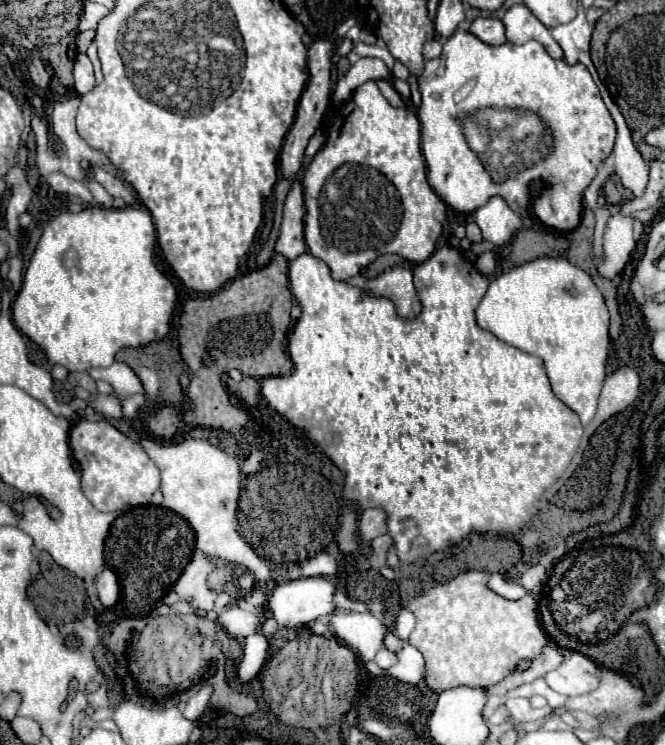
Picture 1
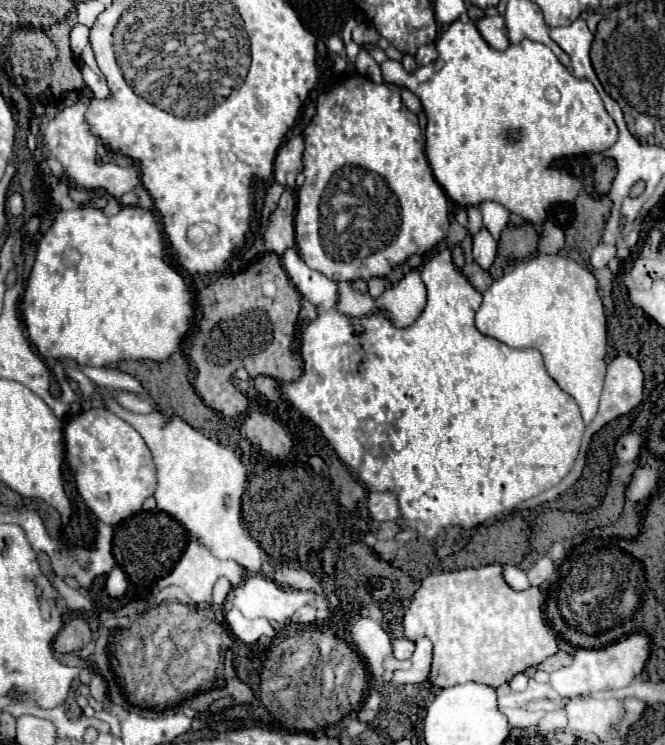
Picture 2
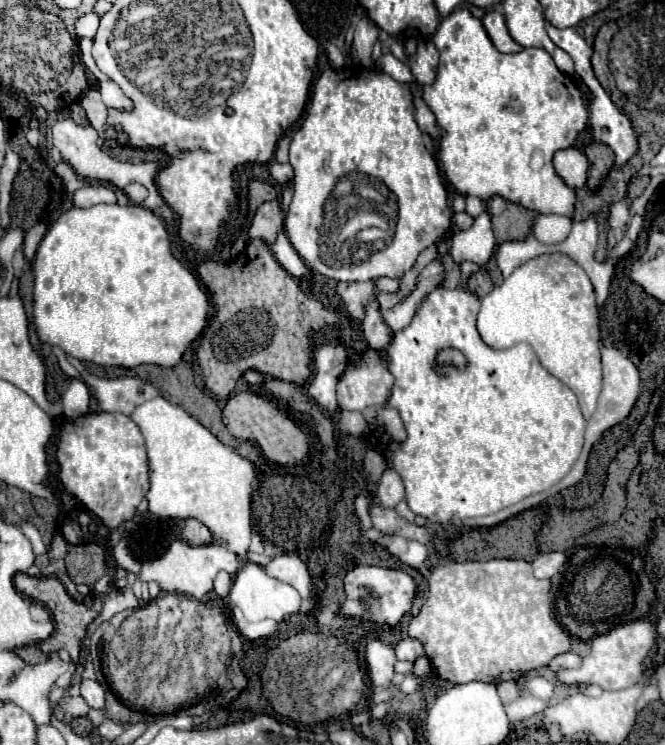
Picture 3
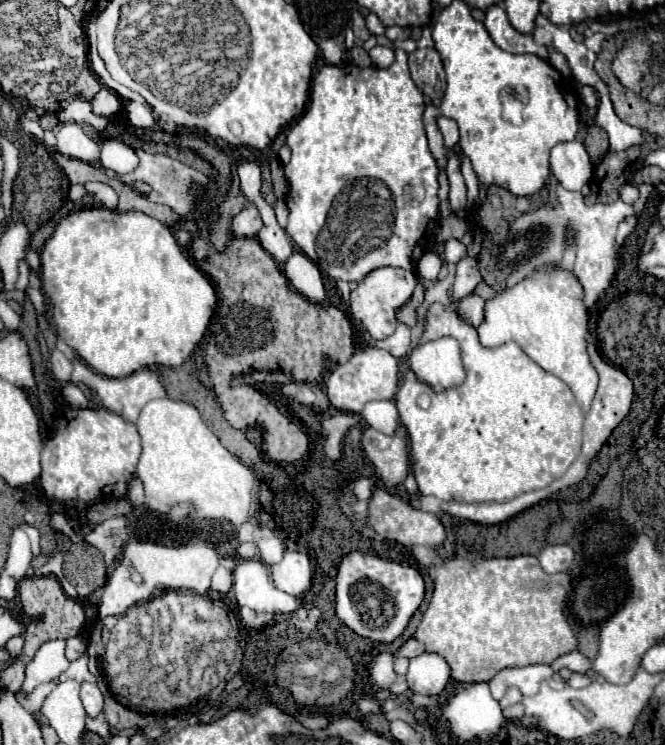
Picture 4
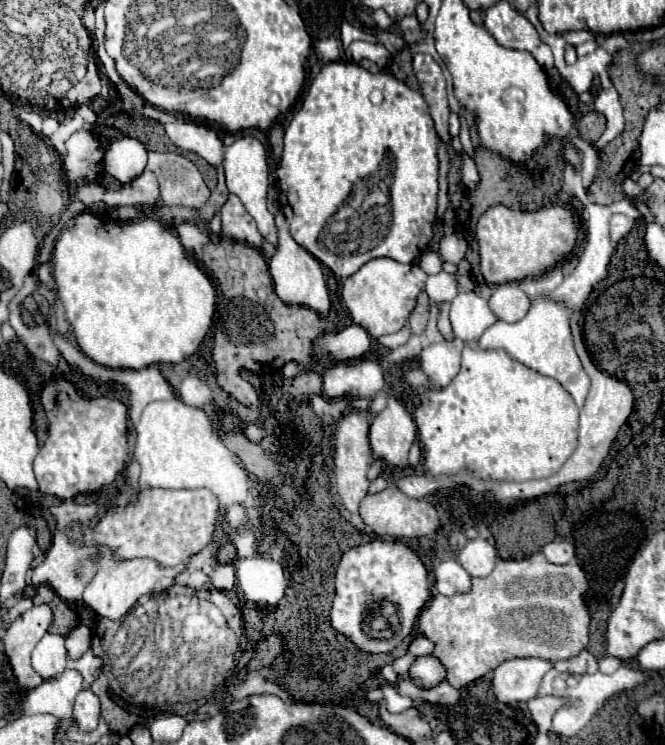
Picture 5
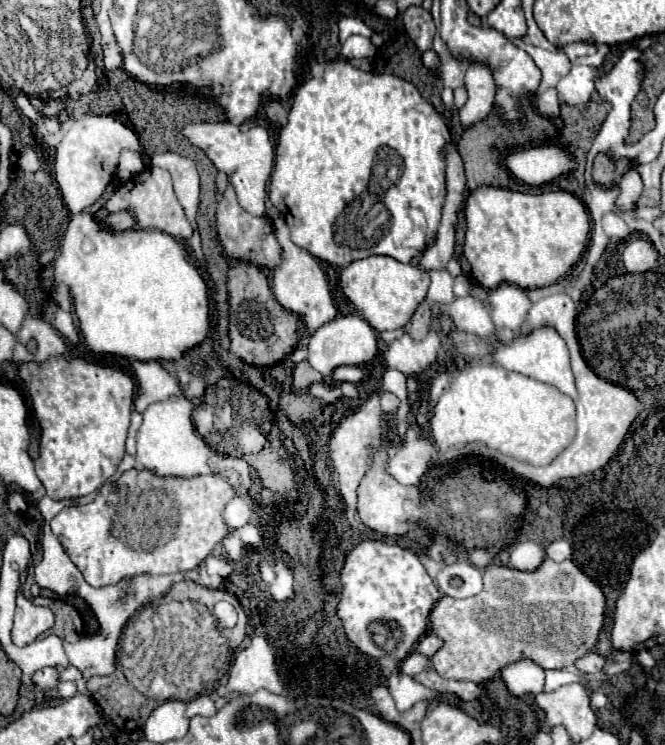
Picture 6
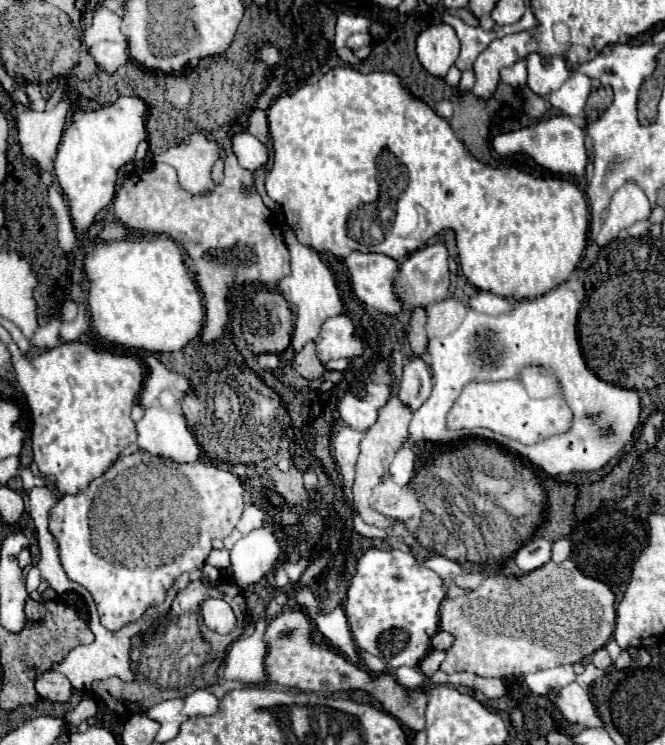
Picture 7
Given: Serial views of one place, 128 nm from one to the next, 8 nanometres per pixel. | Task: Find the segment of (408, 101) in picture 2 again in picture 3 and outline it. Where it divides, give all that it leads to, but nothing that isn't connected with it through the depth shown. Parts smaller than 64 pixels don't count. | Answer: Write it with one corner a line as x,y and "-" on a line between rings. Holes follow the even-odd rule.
414,94
414,118
416,118
416,124
424,130
424,132
428,132
434,140
438,140
438,136
440,136
440,128
438,128
438,124
436,124
436,118
434,118
434,114
430,112
430,108
426,106
426,102
418,96
418,94

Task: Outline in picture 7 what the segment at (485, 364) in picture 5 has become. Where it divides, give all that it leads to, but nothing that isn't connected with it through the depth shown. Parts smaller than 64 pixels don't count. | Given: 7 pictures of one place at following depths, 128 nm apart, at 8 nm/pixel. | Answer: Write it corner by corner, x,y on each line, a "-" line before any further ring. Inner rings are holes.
472,380
464,386
462,394
450,408
446,416
446,428
448,430
488,428
510,440
518,440
522,444
532,446
554,434
568,432
572,428
572,410
568,408
562,396
550,396
542,400
530,398
520,380
500,380
500,382

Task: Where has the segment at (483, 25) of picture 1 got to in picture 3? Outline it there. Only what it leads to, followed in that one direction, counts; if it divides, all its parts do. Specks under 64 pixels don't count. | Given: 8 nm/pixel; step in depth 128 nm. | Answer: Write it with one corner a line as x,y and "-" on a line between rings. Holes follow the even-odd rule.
488,12
484,18
482,18
482,24
492,40
492,44
500,50
500,52
518,52
522,50
520,44
516,44
512,40
512,36
508,34
506,30
506,24
504,24
504,16
500,12

